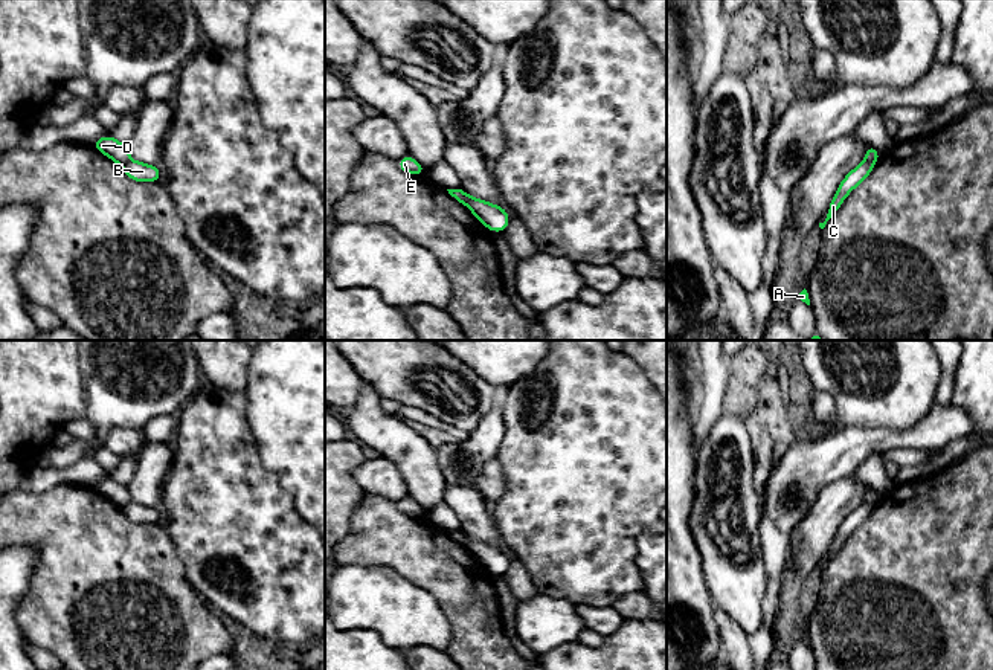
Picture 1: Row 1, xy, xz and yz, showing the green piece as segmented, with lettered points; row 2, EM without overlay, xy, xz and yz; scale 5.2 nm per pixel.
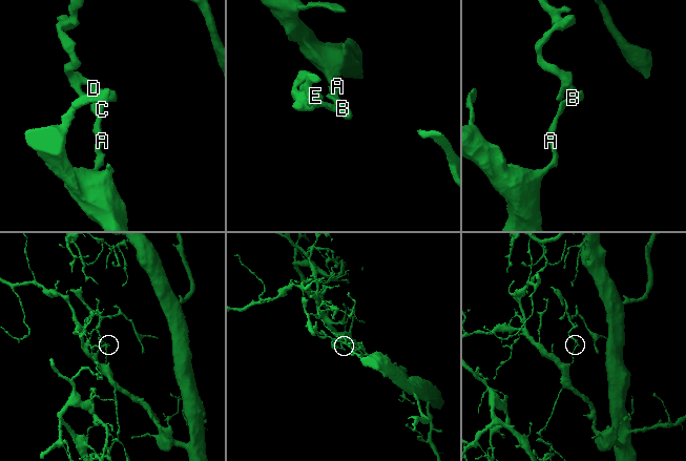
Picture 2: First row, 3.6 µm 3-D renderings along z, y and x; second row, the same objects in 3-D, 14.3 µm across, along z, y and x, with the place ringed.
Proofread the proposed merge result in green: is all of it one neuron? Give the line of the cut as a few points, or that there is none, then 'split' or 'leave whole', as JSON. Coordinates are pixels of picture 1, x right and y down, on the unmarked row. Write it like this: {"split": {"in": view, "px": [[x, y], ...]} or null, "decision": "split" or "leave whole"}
{"split": {"in": "xz", "px": [[465, 536], [469, 547]]}, "decision": "split"}

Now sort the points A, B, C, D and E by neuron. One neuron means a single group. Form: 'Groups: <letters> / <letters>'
Groups: A B C / D E

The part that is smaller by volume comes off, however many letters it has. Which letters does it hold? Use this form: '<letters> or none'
D, E

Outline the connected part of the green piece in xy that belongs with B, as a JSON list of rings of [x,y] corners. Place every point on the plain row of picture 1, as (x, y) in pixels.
[[[131,501],[122,507],[122,511],[134,523],[160,523],[162,519],[157,508]]]

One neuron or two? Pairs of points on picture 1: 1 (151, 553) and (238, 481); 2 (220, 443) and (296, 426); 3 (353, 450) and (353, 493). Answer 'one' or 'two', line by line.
1: two
2: two
3: one

